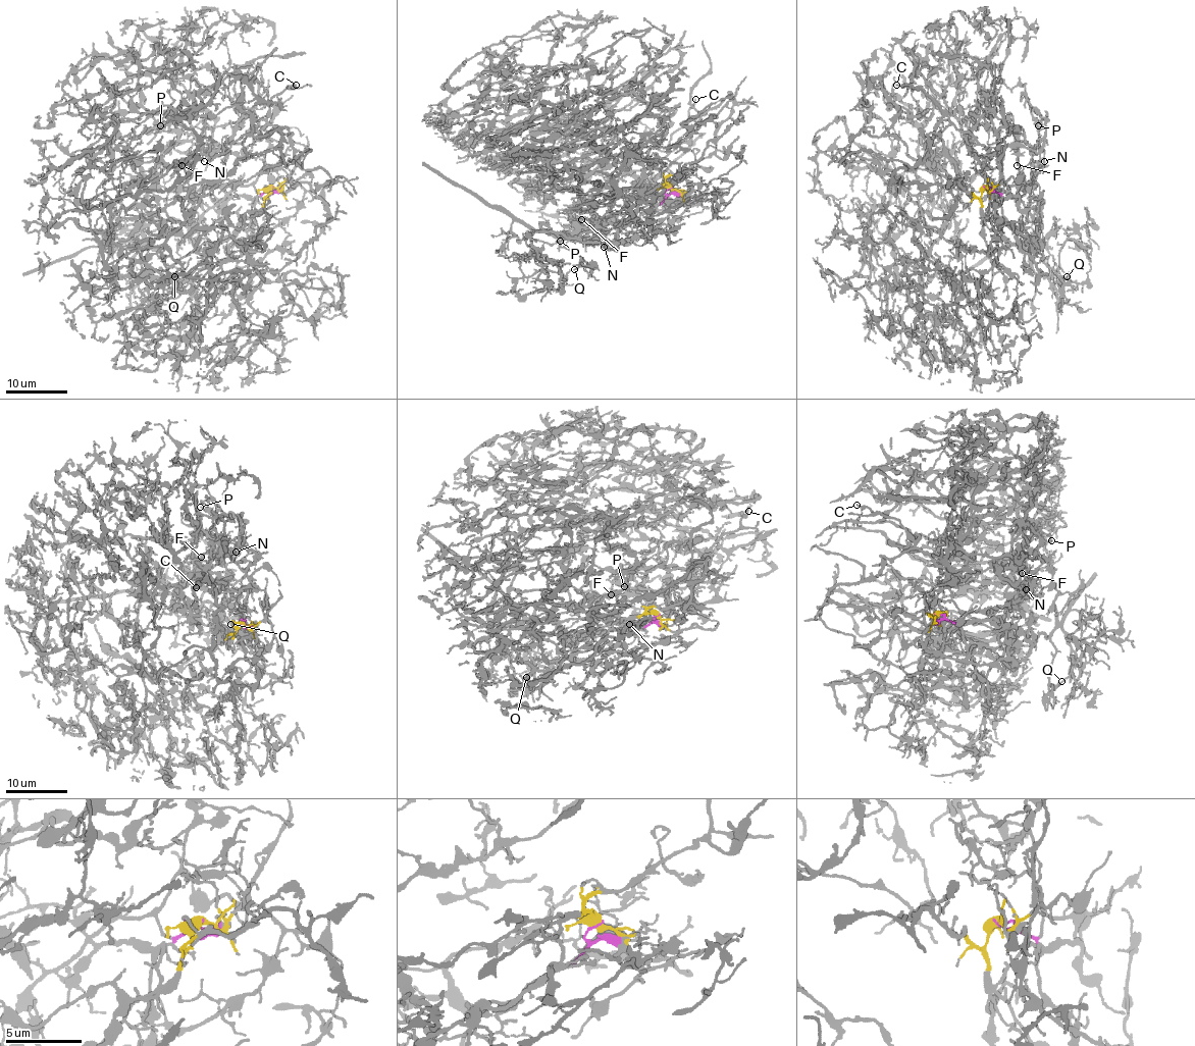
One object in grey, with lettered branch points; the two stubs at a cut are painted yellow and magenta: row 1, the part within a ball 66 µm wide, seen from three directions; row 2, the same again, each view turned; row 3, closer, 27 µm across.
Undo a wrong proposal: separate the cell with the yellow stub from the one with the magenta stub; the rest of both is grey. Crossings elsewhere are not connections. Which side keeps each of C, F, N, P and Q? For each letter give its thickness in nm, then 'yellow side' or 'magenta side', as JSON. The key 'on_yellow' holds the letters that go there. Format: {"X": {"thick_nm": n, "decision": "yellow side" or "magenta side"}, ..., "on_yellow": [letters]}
{"C": {"thick_nm": 180, "decision": "yellow side"}, "F": {"thick_nm": 110, "decision": "yellow side"}, "N": {"thick_nm": 110, "decision": "yellow side"}, "P": {"thick_nm": 110, "decision": "magenta side"}, "Q": {"thick_nm": 130, "decision": "magenta side"}, "on_yellow": ["C", "F", "N"]}

